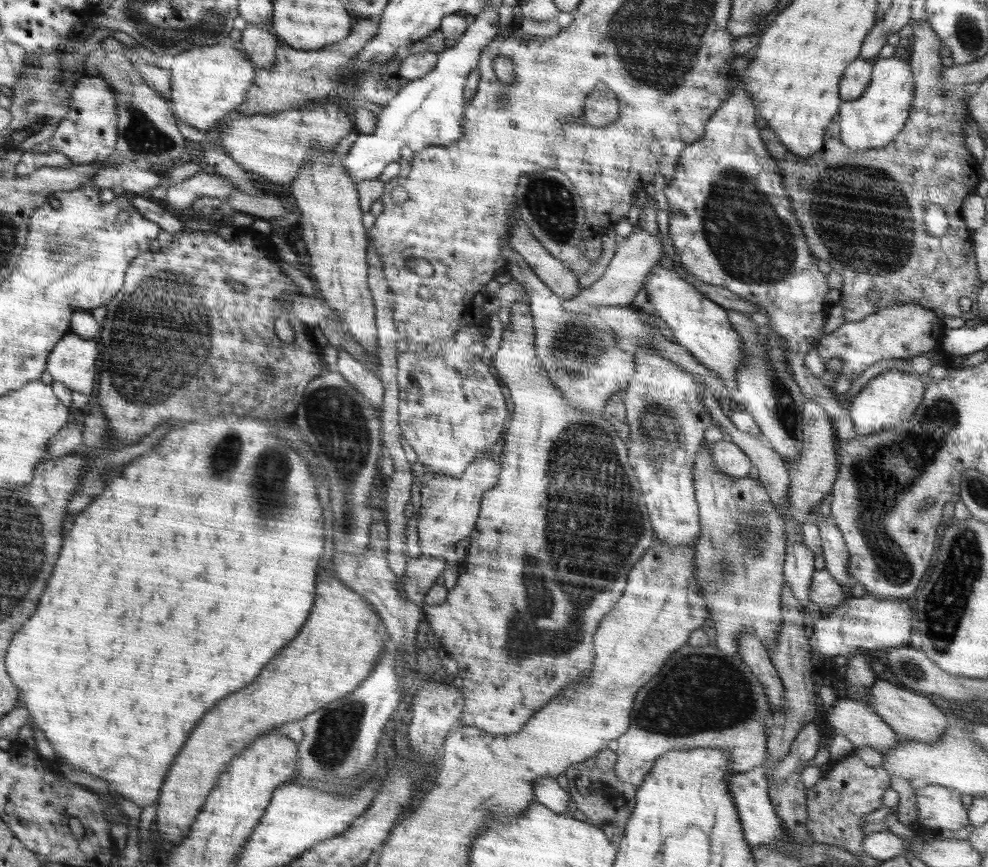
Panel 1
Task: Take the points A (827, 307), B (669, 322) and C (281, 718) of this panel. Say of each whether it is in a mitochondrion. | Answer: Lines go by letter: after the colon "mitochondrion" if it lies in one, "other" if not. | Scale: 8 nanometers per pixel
A: other
B: other
C: other

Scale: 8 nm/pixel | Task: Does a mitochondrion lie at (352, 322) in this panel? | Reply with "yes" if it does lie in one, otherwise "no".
no

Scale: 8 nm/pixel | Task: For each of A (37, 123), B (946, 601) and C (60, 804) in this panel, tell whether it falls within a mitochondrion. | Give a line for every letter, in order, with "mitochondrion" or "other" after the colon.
A: mitochondrion
B: mitochondrion
C: mitochondrion

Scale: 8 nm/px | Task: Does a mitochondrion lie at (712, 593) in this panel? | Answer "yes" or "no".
no

